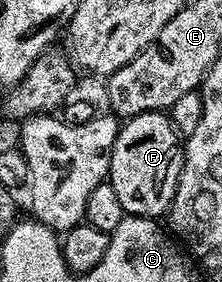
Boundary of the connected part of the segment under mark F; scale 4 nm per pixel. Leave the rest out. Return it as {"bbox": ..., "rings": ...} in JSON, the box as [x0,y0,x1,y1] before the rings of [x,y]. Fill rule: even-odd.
{"bbox":[109,111,183,218],"rings":[[[166,111],[137,114],[120,127],[111,151],[109,183],[126,215],[159,218],[162,212],[170,213],[182,169],[183,144]]]}

